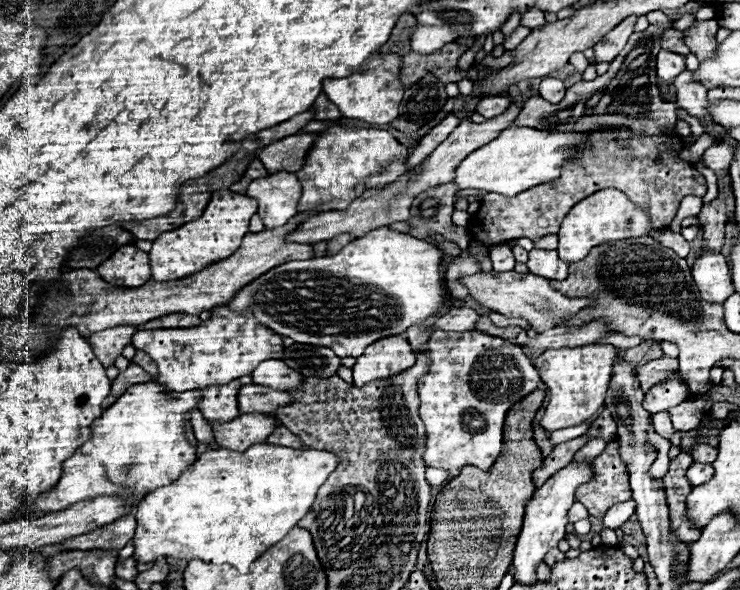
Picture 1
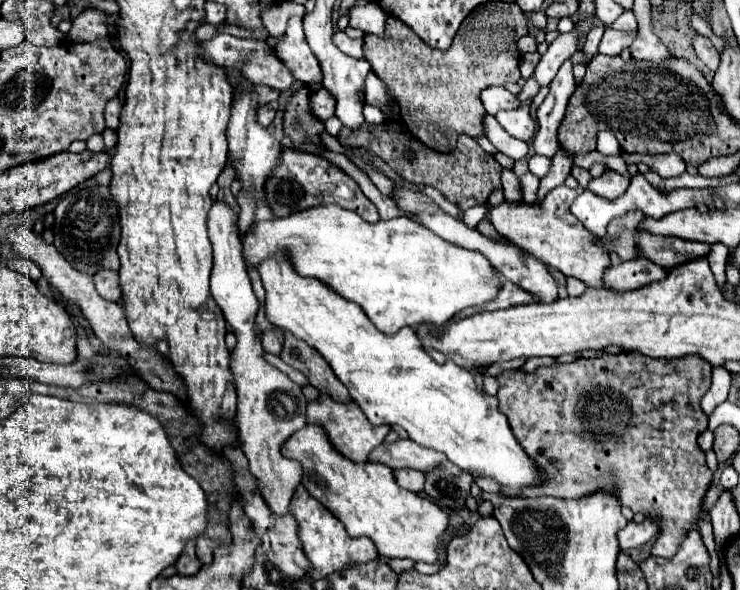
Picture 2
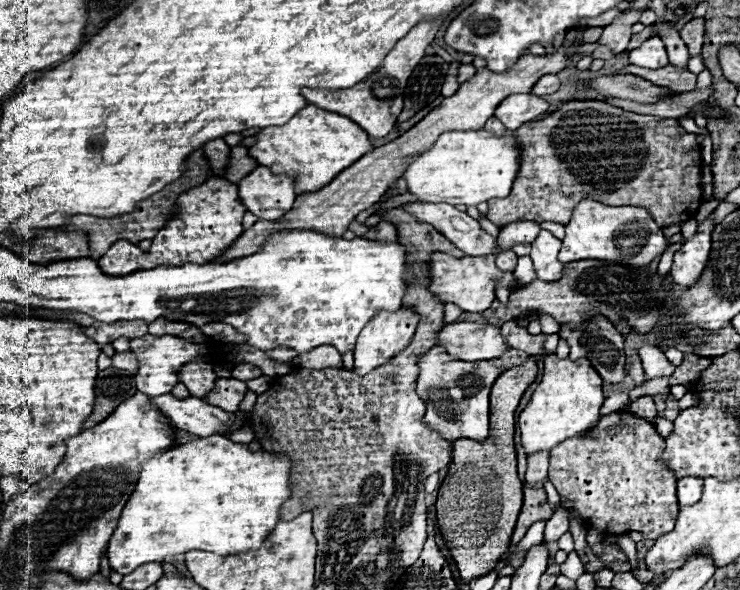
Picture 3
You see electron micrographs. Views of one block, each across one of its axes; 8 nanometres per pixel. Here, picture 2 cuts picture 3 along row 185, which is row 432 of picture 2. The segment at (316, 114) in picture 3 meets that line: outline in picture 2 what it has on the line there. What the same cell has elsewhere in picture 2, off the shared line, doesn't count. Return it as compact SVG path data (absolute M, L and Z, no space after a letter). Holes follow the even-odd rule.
M308 424L292 434L282 444L282 454L302 464L302 484L318 502L342 520L348 534L354 538L372 538L382 558L410 558L428 564L438 558L438 536L448 528L448 514L434 502L398 486L390 466L366 466L344 458L330 444L322 426L316 424Z

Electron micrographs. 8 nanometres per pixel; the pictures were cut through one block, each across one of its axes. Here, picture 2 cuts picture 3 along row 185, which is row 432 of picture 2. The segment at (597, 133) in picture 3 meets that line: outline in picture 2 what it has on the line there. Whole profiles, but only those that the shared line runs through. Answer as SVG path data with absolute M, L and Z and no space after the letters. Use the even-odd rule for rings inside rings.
M622 352L622 354L606 354L600 358L580 358L576 362L570 364L556 364L550 368L538 368L534 372L522 372L522 370L504 370L502 374L496 376L500 388L498 388L498 402L500 402L500 410L502 414L508 418L510 428L514 432L514 436L518 438L518 442L522 444L522 448L538 462L538 466L542 466L554 480L554 484L550 486L542 486L542 490L532 488L526 492L512 492L512 490L502 490L502 494L510 494L510 496L556 496L556 498L584 498L596 492L608 492L614 494L622 506L632 508L634 512L644 512L646 516L656 514L660 518L660 536L656 538L656 542L652 544L652 554L654 556L674 556L682 536L690 530L696 528L698 522L698 512L700 512L700 504L702 504L702 496L706 492L706 488L712 482L712 472L704 462L704 452L700 448L696 448L696 438L700 432L704 432L708 428L708 416L702 412L700 408L700 400L702 396L708 392L710 388L710 378L712 378L712 366L696 356L682 356L682 358L650 358L638 352Z

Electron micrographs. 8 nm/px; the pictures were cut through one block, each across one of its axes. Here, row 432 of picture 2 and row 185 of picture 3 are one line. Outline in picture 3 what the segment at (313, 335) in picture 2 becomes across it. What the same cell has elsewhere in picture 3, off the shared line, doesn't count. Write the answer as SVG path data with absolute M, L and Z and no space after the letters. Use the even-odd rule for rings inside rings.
M454 130L454 132L444 132L428 152L416 156L408 164L404 176L408 180L408 192L416 194L422 202L476 206L490 198L506 198L512 190L518 170L520 170L520 144L516 142L514 132L504 132L502 136L494 136L492 132L486 130Z

